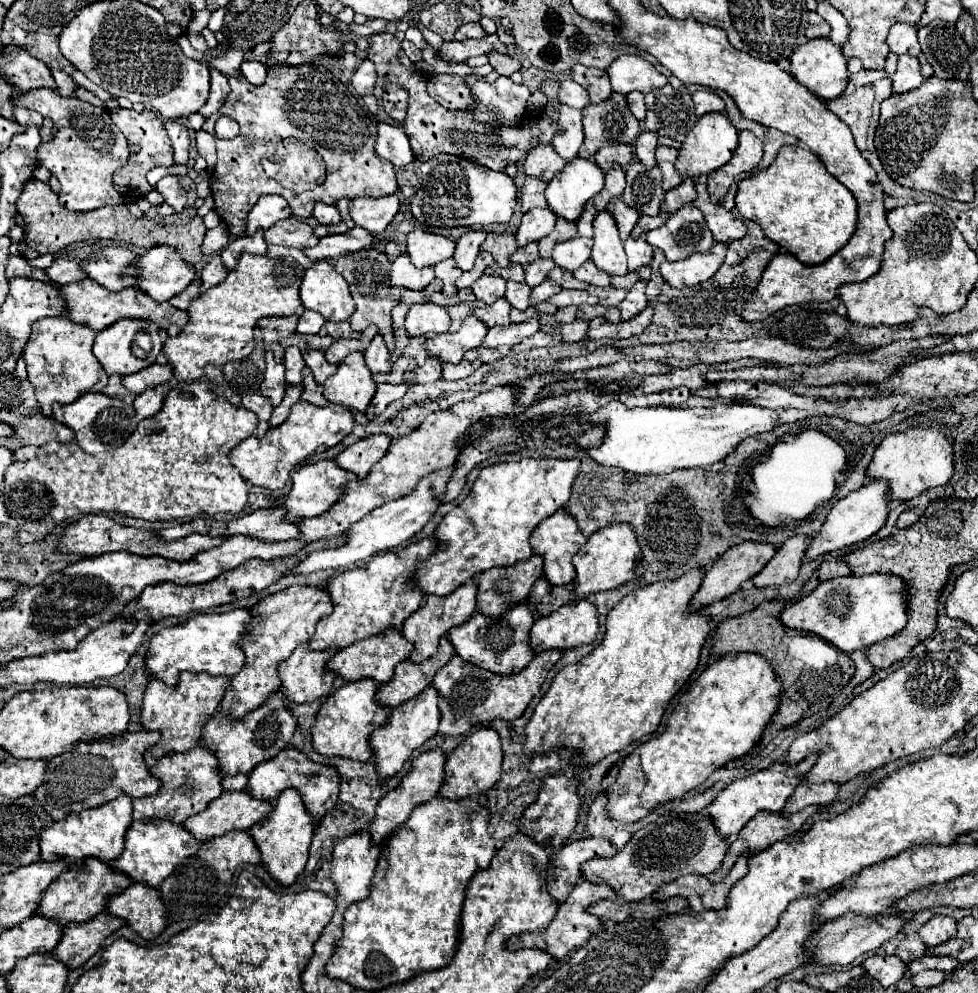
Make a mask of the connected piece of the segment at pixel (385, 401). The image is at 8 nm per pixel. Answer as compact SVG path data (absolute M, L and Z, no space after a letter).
M377 384L377 392L371 400L371 404L377 408L377 410L385 410L391 402L403 398L407 392L407 386L405 384Z

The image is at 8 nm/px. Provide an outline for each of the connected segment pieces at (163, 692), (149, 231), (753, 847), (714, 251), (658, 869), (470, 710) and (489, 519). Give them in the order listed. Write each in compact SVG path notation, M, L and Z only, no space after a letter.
M183 672L179 684L173 688L169 688L157 678L149 680L141 704L141 724L145 730L157 730L161 734L161 740L153 744L143 756L149 768L153 768L163 754L189 752L199 744L201 728L217 712L227 686L229 686L227 676L209 676L209 674L193 674L193 672Z
M35 178L27 182L25 192L19 196L17 212L21 212L25 216L25 224L29 224L29 232L25 232L25 244L31 250L35 250L37 254L57 254L75 242L119 240L123 244L145 246L145 248L171 246L181 254L181 258L189 266L197 266L203 258L201 256L201 240L203 240L207 228L199 216L195 216L185 226L163 226L151 218L131 216L125 204L103 206L99 210L89 210L89 212L69 212L59 204L59 196L51 190L51 186L43 184Z
M809 806L809 808L803 808L797 814L791 814L789 818L783 818L781 814L769 814L769 812L753 818L739 832L739 838L747 844L745 852L753 854L753 852L765 850L771 844L783 840L785 836L797 832L801 828L801 824L807 820L807 816L815 814L817 810L821 810L821 808L819 806Z
M713 244L709 252L693 254L689 260L663 262L659 272L663 280L673 288L695 286L709 280L719 270L719 266L725 260L725 252L727 252L725 244Z
M701 812L701 814L663 814L649 826L637 830L631 836L631 840L613 858L593 858L593 860L581 864L581 876L587 878L589 882L611 886L617 892L617 896L623 898L625 902L639 902L643 898L649 898L653 892L657 892L659 886L673 882L685 874L707 876L721 866L723 856L729 848L729 840L721 840L717 836L717 830L713 830L713 824L707 818L709 818L709 814L705 814L705 812Z
M541 652L535 654L535 658L529 662L529 666L523 672L515 676L499 676L489 670L477 668L469 662L463 662L457 654L453 654L451 660L443 668L439 668L433 680L433 688L437 690L439 710L441 710L441 722L437 734L459 736L469 732L473 724L485 724L497 718L501 720L519 718L525 712L531 698L539 692L549 670L555 666L559 658L561 652Z
M523 458L519 462L501 462L491 464L481 470L479 478L475 480L471 494L453 510L449 510L441 524L437 526L433 538L439 540L439 548L423 562L417 564L417 570L411 578L411 588L417 588L425 596L449 596L453 590L457 590L465 580L475 578L479 572L485 572L493 566L505 568L513 566L515 562L529 560L533 550L529 546L529 536L537 528L539 522L553 516L555 510L563 508L565 502L571 496L573 480L579 472L579 460L535 460L535 458Z

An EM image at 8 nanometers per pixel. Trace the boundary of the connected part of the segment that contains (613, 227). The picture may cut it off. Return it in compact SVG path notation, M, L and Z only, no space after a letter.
M599 212L593 222L593 228L595 228L595 236L593 236L595 244L591 254L593 264L611 276L613 274L625 276L627 256L617 232L617 224L613 224L613 216L609 216L609 212Z

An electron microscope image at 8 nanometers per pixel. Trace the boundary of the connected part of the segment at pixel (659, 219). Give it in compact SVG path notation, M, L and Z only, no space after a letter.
M659 214L659 216L653 216L653 218L649 218L649 216L641 216L641 220L639 220L637 226L633 228L631 236L633 236L633 238L639 238L639 236L643 236L643 234L649 232L649 230L659 228L661 224L665 224L665 214Z

